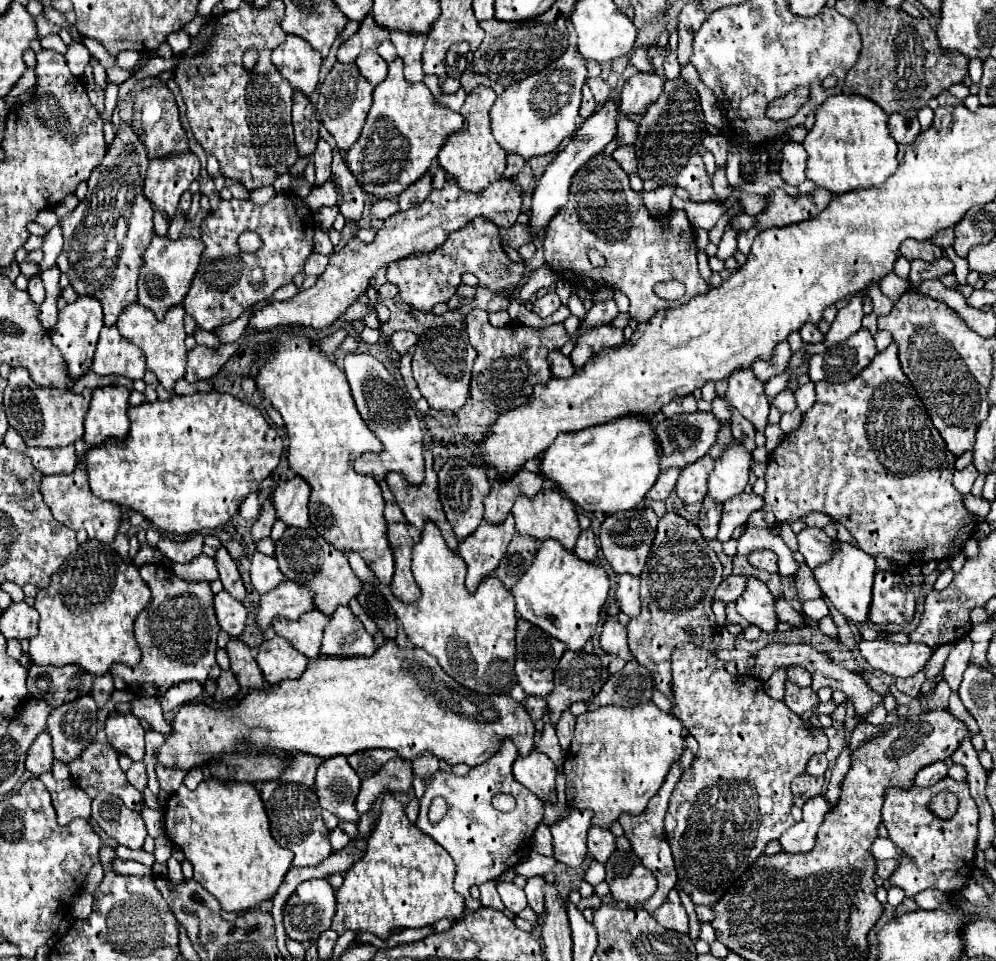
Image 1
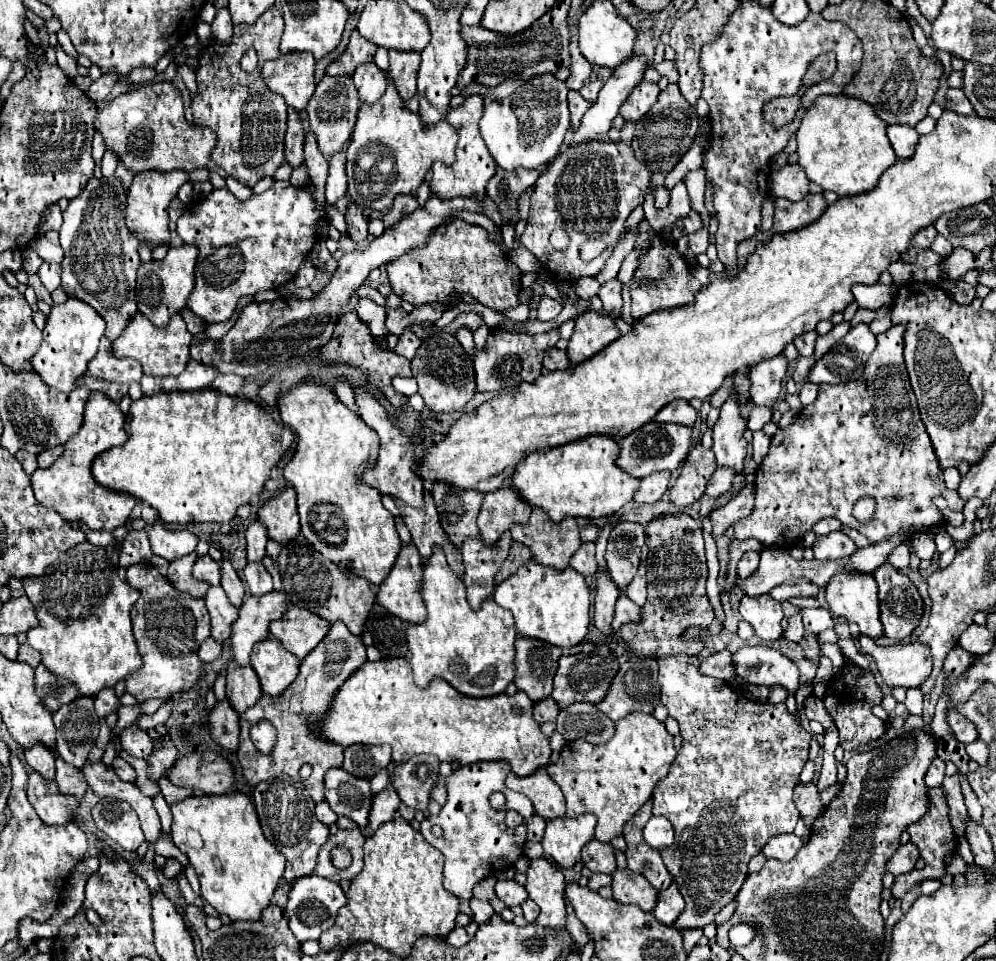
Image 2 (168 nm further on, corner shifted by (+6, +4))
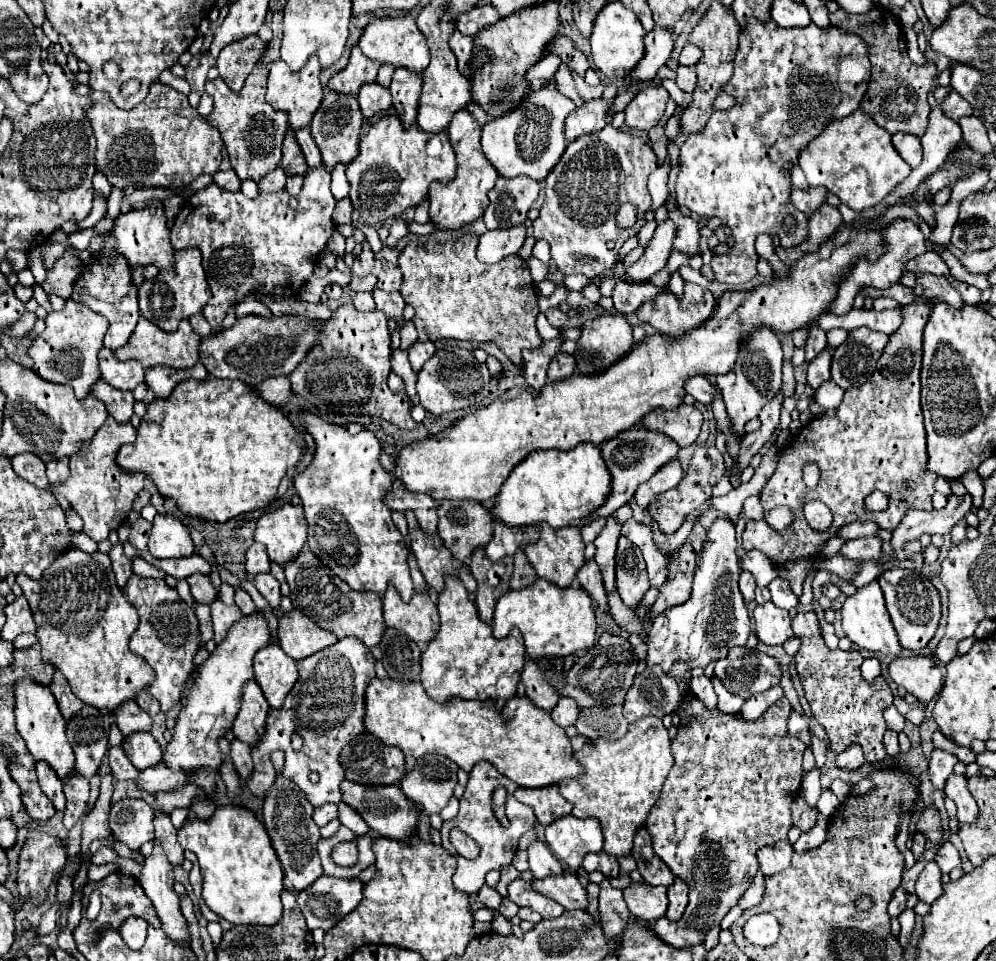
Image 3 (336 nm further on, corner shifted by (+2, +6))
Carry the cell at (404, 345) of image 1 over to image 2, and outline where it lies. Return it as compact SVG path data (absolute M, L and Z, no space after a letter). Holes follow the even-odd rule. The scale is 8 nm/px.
M405 330L405 332L399 336L399 342L397 342L395 352L401 354L401 356L405 356L407 360L413 360L413 356L415 356L415 352L417 352L419 346L421 346L421 340L419 340L411 330Z

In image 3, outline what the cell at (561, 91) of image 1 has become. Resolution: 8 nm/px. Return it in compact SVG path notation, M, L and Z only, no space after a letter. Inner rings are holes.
M555 86L531 90L513 110L489 120L483 126L481 146L487 160L501 176L513 178L525 174L533 180L543 180L567 148L563 130L565 118L573 108L573 100L563 96Z

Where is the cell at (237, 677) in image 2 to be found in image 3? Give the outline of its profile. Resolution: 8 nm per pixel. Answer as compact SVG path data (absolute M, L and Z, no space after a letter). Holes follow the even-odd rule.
M249 680L243 686L243 698L241 698L241 708L235 716L233 722L233 734L251 744L261 738L261 730L265 730L265 718L267 718L269 704L265 696L261 694L261 688L257 686L255 680Z

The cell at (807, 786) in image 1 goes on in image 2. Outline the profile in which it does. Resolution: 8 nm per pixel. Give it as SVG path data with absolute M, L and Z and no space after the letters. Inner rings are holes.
M811 782L811 784L797 784L795 790L793 790L793 802L797 806L797 810L801 812L801 818L805 820L807 828L811 828L811 824L817 820L817 816L821 816L823 812L823 804L821 804L821 798L819 798L819 792L817 792L817 786Z

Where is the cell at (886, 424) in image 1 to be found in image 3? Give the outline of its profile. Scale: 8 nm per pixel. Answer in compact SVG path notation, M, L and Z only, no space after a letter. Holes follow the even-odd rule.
M917 298L913 304L903 306L903 324L899 326L897 332L893 332L889 336L889 342L877 362L877 370L873 372L873 376L869 378L869 382L861 384L865 386L865 392L861 390L861 386L853 386L849 390L845 390L843 402L833 408L833 410L825 410L823 416L813 418L807 426L801 426L799 430L795 430L793 434L793 444L787 446L787 450L781 452L777 468L773 472L773 476L767 480L765 488L761 490L761 504L763 508L769 512L775 506L789 506L789 510L793 512L793 522L785 528L785 530L773 530L765 520L753 520L745 524L743 530L743 548L751 550L757 548L761 550L767 558L771 558L771 562L775 564L785 564L787 560L799 560L799 558L809 558L809 556L817 556L819 548L823 542L827 542L827 538L835 536L835 532L839 530L841 524L849 524L849 522L875 522L879 528L885 530L893 530L893 526L901 520L901 516L905 514L907 508L919 508L919 510L931 510L931 496L936 492L934 488L935 480L938 476L934 473L927 472L927 438L925 438L925 428L923 428L923 414L921 414L921 404L919 404L919 368L921 368L921 330L929 318L929 300L921 300ZM807 462L813 462L819 466L821 478L819 484L815 488L807 488L803 482L803 466ZM873 490L881 490L888 498L888 508L881 512L867 512L865 510L865 496L871 494ZM811 500L823 500L831 514L833 514L833 522L831 528L827 528L825 532L813 530L803 516L803 506Z

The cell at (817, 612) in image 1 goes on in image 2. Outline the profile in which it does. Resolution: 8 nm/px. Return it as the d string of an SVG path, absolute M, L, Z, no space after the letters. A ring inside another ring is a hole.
M805 608L801 610L801 616L803 616L803 624L805 624L805 630L811 632L811 634L819 634L827 628L833 628L835 622L833 622L833 616L827 608Z

